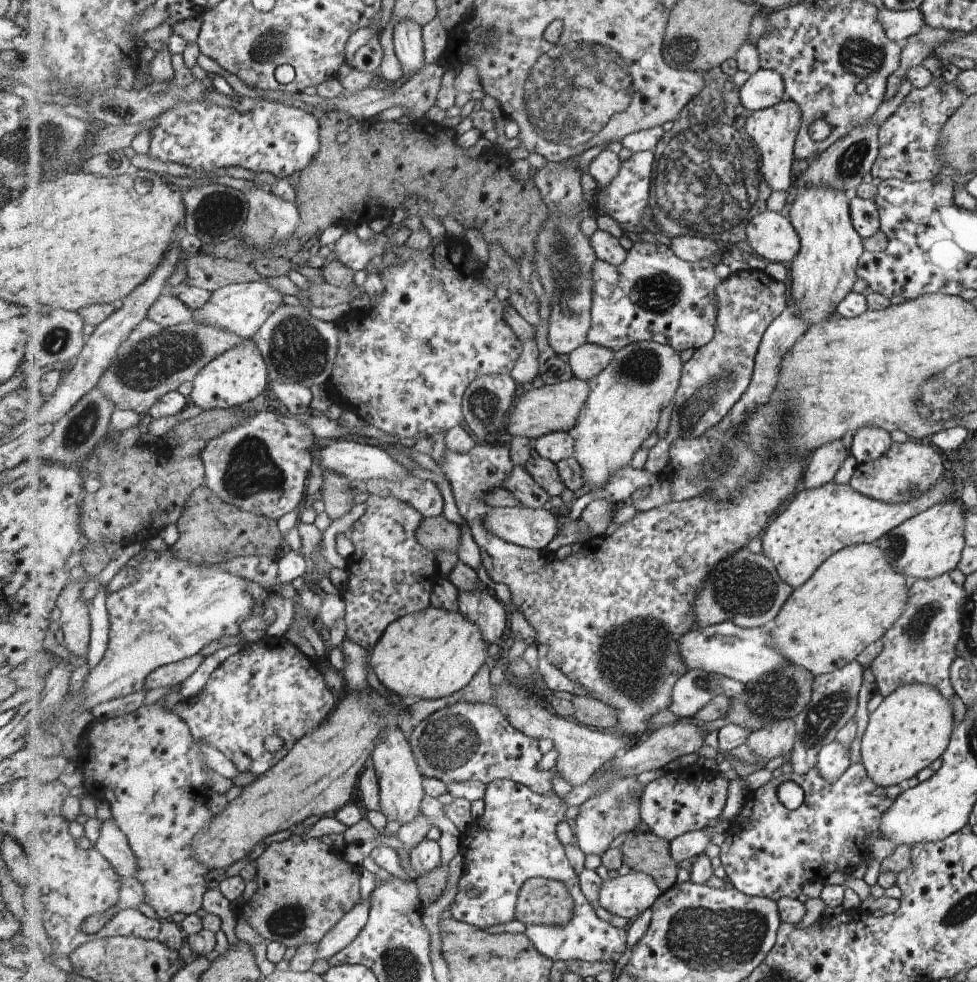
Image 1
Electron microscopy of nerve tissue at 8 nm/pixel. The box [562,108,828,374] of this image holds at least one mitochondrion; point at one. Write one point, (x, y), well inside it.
(684, 205)

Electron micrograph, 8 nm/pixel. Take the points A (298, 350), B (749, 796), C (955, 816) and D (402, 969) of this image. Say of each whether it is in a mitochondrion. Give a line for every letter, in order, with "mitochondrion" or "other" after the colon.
A: mitochondrion
B: other
C: other
D: mitochondrion

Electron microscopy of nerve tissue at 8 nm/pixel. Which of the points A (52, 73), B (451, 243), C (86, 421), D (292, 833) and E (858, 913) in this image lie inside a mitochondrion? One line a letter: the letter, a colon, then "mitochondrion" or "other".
A: other
B: other
C: mitochondrion
D: other
E: other

